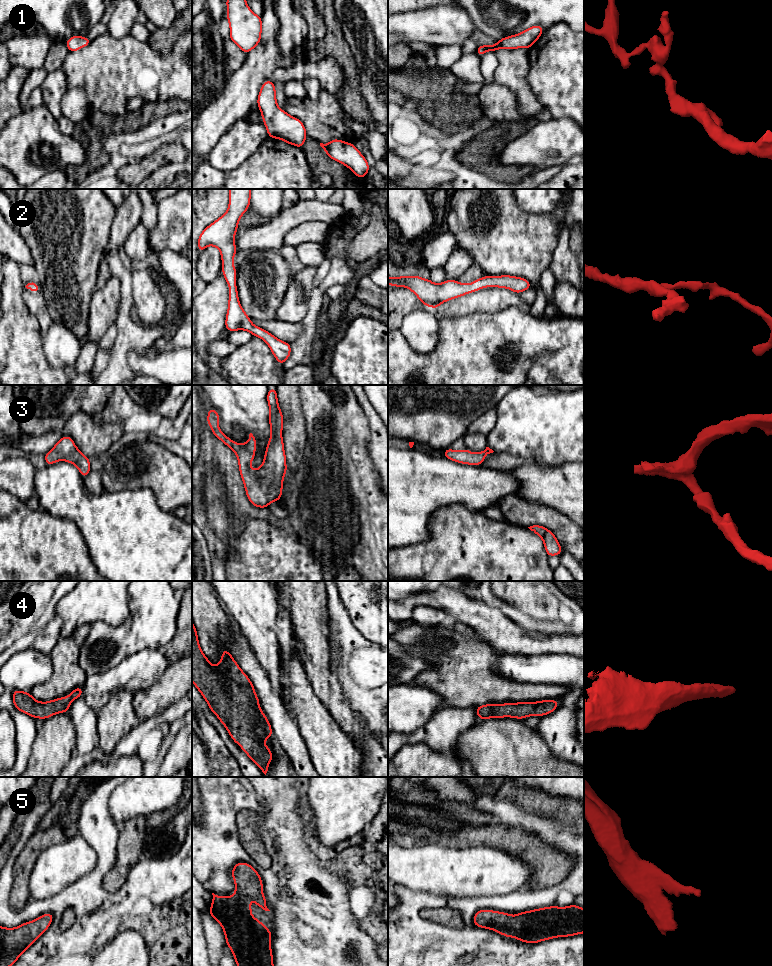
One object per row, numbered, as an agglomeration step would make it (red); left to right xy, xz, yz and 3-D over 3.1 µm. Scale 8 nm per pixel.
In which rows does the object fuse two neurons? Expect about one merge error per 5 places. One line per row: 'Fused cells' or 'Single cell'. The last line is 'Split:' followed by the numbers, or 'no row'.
1: Single cell
2: Single cell
3: Single cell
4: Single cell
5: Single cell
Split: no row

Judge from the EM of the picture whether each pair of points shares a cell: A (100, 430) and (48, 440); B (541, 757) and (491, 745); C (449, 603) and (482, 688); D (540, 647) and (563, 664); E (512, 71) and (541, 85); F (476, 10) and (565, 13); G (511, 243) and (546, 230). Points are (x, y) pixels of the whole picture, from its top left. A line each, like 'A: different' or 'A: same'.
A: same
B: same
C: different
D: different
E: different
F: same
G: same

